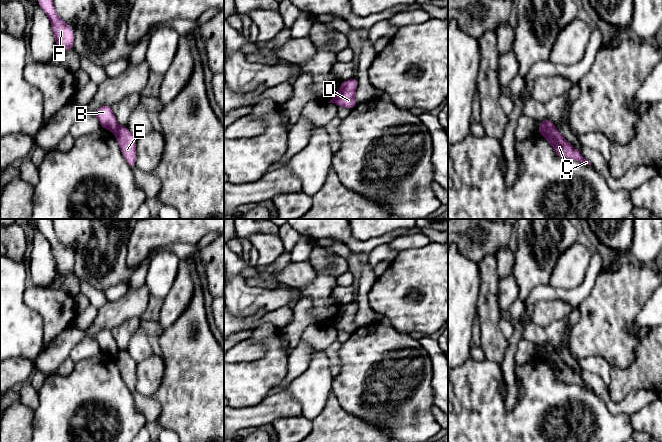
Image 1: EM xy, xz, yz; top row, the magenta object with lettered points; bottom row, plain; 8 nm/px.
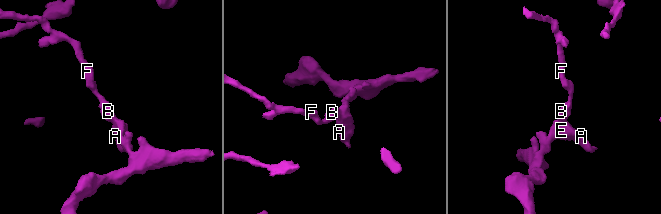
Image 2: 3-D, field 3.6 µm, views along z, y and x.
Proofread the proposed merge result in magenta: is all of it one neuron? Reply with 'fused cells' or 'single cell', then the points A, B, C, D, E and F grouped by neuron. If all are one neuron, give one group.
fused cells; groups A C D E / B F

